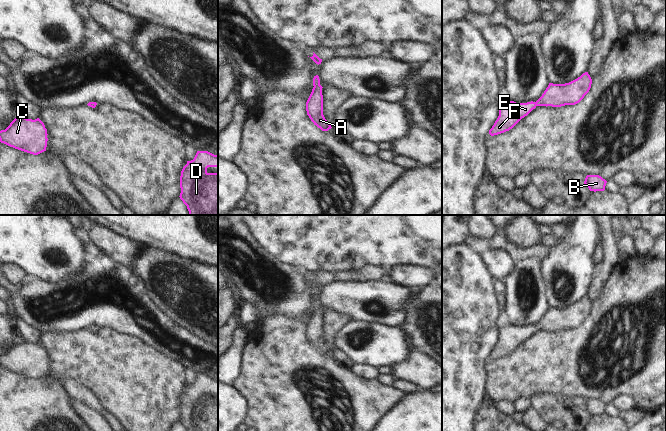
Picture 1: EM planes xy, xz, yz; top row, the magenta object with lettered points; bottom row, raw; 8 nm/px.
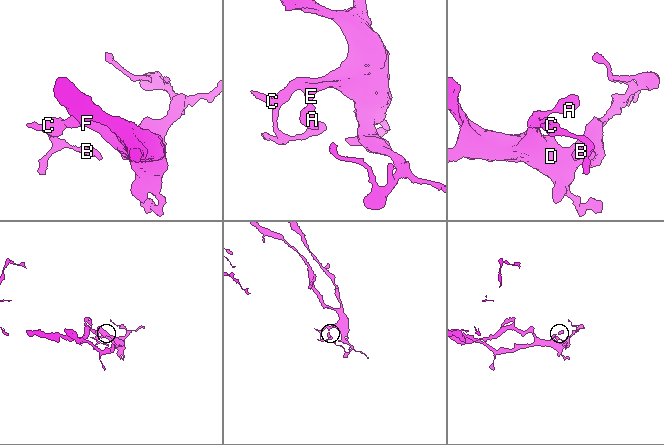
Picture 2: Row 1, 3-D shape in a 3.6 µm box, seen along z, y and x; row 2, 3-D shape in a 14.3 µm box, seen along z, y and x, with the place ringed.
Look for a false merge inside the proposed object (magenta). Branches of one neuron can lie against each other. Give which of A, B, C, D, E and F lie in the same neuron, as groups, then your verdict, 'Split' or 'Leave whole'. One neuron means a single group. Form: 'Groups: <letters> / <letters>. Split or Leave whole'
Groups: A B C D E F. Leave whole.

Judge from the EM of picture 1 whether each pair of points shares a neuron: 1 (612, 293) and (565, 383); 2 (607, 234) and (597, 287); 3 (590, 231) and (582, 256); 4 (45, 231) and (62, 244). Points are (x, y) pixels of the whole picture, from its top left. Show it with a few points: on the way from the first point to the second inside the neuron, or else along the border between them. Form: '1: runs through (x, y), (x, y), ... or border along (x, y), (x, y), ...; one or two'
1: runs through (600, 315), (579, 348), (575, 361); one
2: runs through (608, 247), (608, 264), (601, 274); one
3: runs through (584, 237), (582, 239), (582, 250); one
4: runs through (49, 235), (58, 244); one

